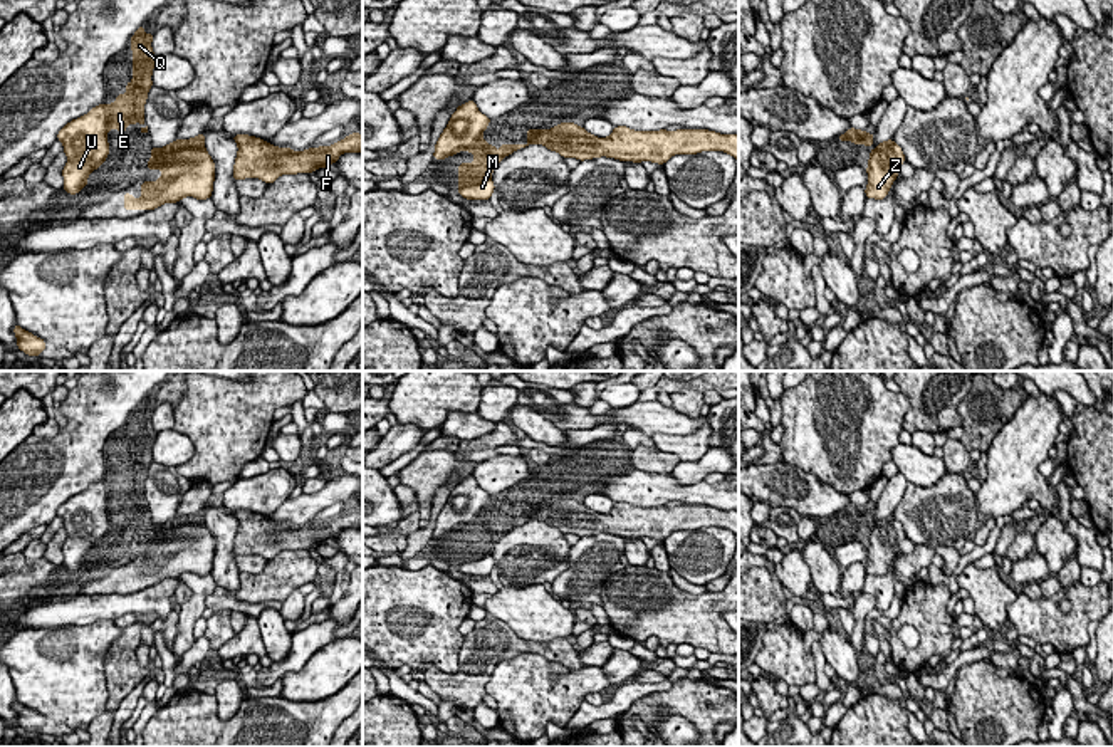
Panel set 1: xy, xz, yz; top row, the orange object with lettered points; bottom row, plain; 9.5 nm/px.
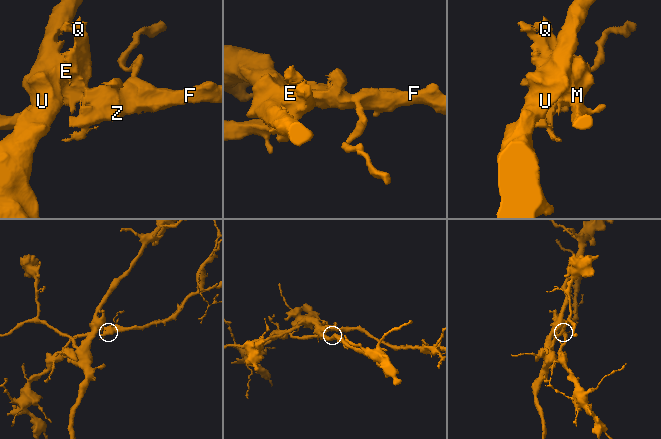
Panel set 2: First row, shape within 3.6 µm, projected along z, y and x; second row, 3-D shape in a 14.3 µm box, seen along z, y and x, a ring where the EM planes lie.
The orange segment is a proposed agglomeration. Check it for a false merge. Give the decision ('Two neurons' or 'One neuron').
Two neurons

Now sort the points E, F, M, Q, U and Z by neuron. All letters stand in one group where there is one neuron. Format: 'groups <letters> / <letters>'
groups E M Q U / F Z

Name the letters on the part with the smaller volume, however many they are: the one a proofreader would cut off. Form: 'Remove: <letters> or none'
Remove: F, Z

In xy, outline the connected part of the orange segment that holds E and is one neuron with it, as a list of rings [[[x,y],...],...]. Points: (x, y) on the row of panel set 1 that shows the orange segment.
[[[141,25],[129,39],[133,50],[133,81],[126,84],[126,94],[116,94],[111,104],[99,104],[87,114],[72,119],[59,133],[67,163],[62,170],[64,190],[77,195],[87,186],[87,176],[96,171],[109,156],[107,131],[128,133],[128,124],[141,123],[141,133],[148,133],[144,104],[153,87],[153,69],[156,55],[151,42],[154,34],[146,34]]]

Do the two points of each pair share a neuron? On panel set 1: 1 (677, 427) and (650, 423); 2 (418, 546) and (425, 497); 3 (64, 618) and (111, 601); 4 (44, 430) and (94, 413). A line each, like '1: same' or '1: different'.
1: same
2: different
3: same
4: different

